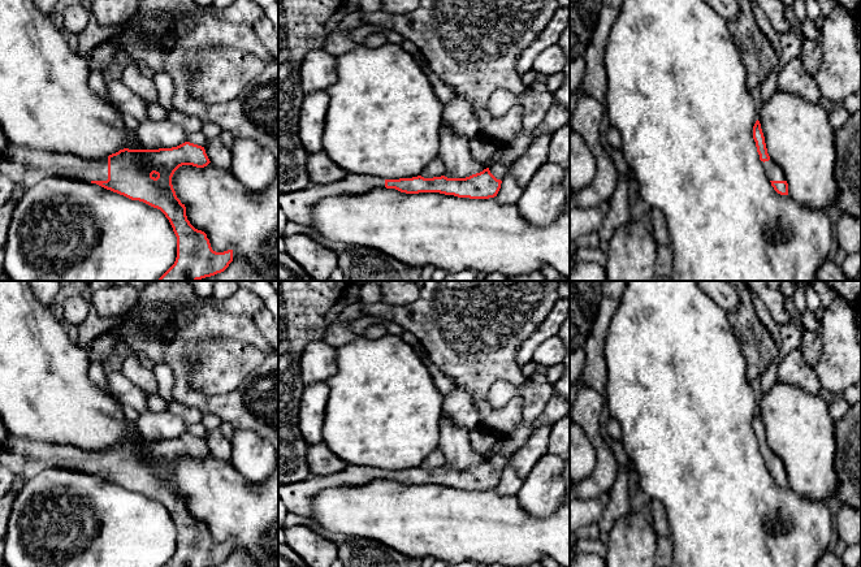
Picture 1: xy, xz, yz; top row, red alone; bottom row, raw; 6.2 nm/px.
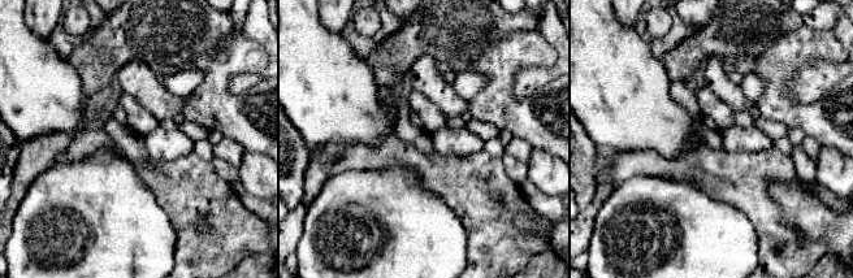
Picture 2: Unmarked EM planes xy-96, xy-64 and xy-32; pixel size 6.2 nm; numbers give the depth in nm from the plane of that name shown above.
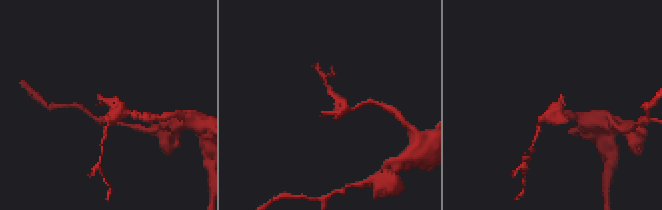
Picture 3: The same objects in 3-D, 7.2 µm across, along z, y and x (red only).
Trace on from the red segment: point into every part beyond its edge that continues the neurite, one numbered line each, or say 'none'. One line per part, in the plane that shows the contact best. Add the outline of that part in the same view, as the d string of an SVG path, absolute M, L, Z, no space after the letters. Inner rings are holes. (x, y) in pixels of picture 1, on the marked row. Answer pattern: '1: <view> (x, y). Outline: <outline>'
1: xy (24, 167). Outline: M9 144L0 153L0 179L29 189L47 177L66 177L82 182L107 181L108 159L82 159L68 152L47 152Z

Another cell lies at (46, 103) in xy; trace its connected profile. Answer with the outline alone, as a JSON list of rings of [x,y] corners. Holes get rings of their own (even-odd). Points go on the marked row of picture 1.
[[[0,0],[0,126],[10,144],[47,152],[68,152],[82,159],[103,160],[120,150],[147,150],[127,137],[122,113],[101,96],[96,95],[88,85],[90,66],[85,56],[73,52],[65,36],[55,27],[49,16],[43,14],[33,0]]]

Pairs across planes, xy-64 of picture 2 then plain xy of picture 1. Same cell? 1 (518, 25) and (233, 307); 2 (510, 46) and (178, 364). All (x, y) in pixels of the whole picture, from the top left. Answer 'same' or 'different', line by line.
1: same
2: same

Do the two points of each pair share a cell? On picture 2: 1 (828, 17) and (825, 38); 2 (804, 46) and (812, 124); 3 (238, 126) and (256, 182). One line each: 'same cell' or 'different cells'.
1: different cells
2: same cell
3: different cells

